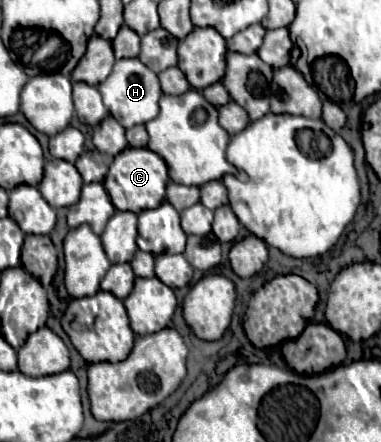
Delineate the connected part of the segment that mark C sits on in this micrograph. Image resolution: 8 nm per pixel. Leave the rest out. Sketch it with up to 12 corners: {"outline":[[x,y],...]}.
{"outline":[[148,148],[114,156],[104,180],[118,210],[164,202],[166,162]]}

